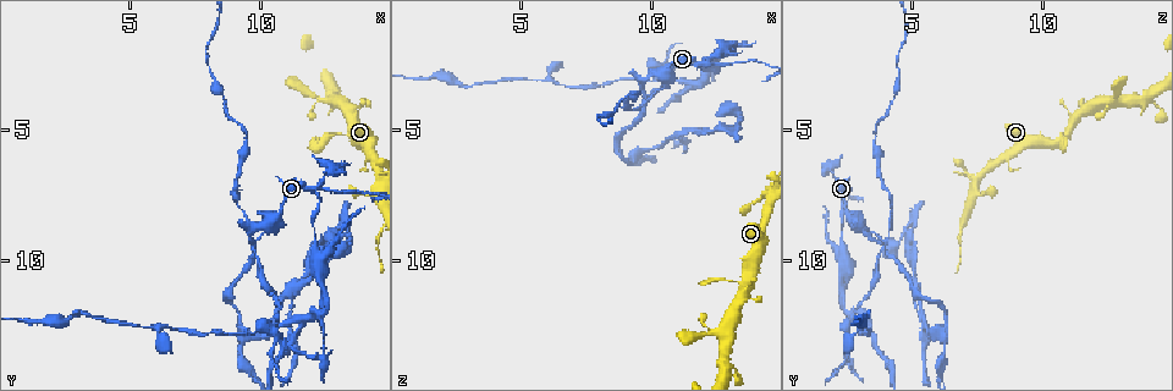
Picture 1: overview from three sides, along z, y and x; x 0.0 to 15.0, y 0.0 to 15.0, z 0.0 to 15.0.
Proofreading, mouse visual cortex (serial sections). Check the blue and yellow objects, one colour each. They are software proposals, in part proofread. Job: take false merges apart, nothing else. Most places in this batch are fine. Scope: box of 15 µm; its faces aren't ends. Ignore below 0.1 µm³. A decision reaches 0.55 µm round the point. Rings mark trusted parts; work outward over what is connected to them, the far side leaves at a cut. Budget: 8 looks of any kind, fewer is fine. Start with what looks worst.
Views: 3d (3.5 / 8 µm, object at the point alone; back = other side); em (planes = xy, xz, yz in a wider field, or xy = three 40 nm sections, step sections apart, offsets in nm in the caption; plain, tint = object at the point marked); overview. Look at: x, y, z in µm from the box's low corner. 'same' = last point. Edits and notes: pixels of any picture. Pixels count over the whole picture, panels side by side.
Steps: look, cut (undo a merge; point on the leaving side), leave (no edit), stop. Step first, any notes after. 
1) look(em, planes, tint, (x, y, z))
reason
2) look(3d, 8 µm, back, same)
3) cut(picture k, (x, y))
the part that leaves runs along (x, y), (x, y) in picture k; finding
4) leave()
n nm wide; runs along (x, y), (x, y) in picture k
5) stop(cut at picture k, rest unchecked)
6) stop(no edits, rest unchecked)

look(3d, 3.5 µm, (9.8, 9.5, 3.9))
looks like a crossing

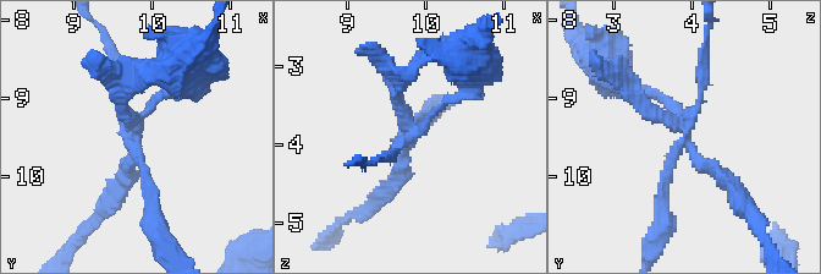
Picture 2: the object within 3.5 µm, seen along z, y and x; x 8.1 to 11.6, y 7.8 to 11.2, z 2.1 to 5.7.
look(em, xy, step 2, tint, (9.80, 9.55, 3.95))
4 arms; arms of 100, 150, 200, 200 nm

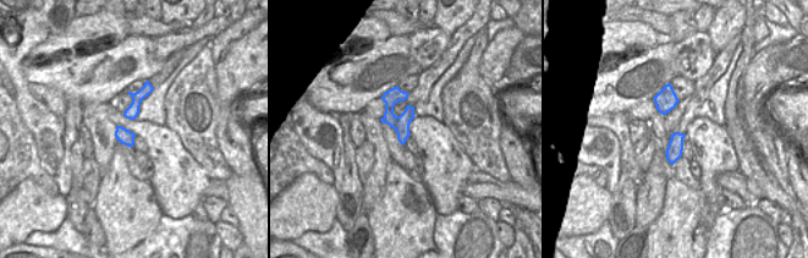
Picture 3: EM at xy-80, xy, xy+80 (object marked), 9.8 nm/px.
look(em, xy, step 3, tint, same)

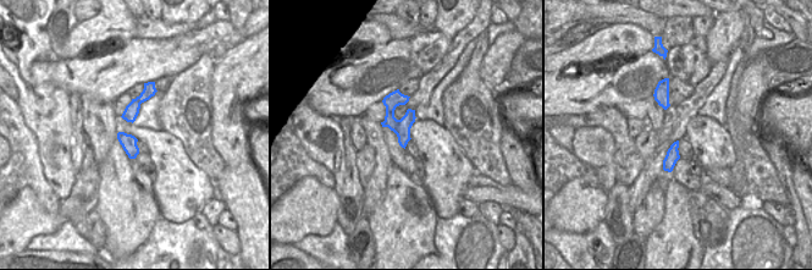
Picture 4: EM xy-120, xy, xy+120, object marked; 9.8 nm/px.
leave()
runs along (395, 94), (390, 120), (403, 143) in picture 4; all the same cell

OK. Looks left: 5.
look(3d, 8 µm, (11.8, 12.3, 3.2))
three arms meet

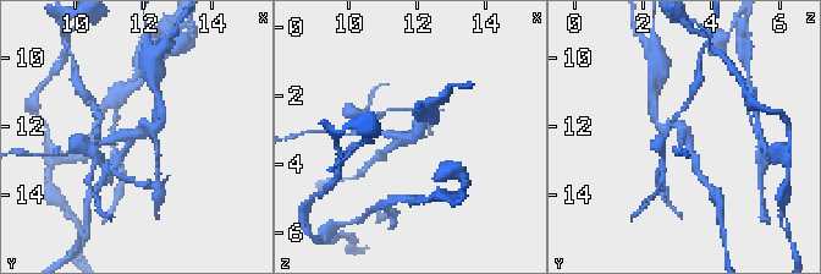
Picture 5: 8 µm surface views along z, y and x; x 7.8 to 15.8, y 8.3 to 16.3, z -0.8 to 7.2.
look(3d, 3.5 µm, (11.7, 12.3, 3.2))

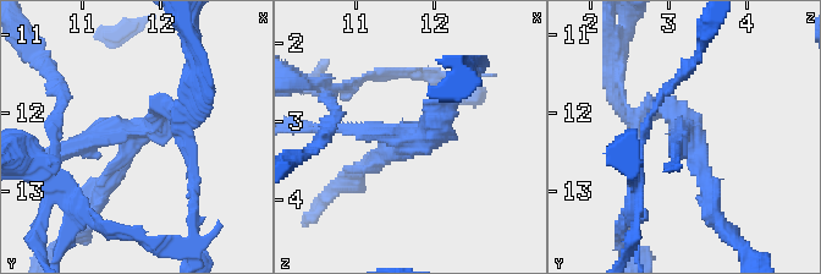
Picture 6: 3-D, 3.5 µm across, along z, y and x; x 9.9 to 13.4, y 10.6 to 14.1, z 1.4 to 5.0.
look(em, xy, step 5, tint, (11.75, 12.20, 3.25))
3 arms; arms of 200, 200, 200 nm; shape alone is not enough

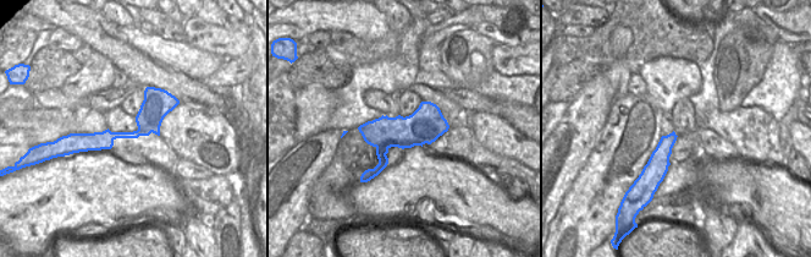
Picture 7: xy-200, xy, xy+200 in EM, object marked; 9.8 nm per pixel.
leave()
runs along (455, 91), (424, 138), (337, 129) in picture 6; one cell here

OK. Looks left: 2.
look(3d, 8 µm, back, (9.4, 12.7, 6.2))
three arms meet

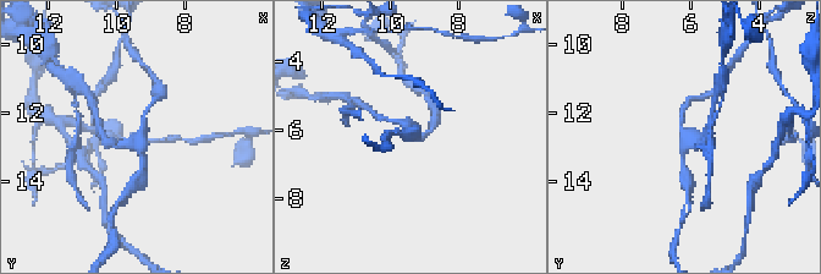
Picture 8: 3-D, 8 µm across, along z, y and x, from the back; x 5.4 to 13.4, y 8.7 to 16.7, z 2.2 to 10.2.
look(em, planes, tint, (9.3, 12.7, 6.2))
3 arms; arms of 150, 150, 250 nm; need the tissue

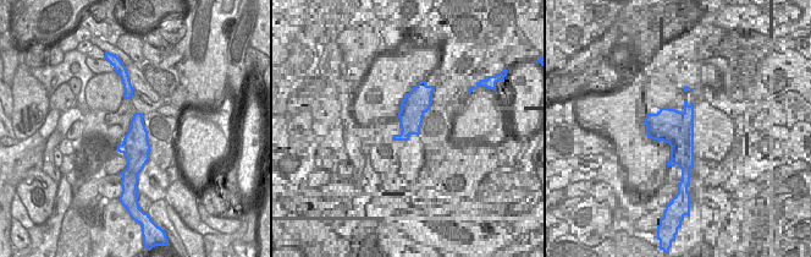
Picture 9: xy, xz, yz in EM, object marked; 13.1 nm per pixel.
leave()
runs along (152, 104), (136, 138), (113, 143) in picture 8; continuous, no second cell

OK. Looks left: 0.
stop(no edits, rest unchecked)

